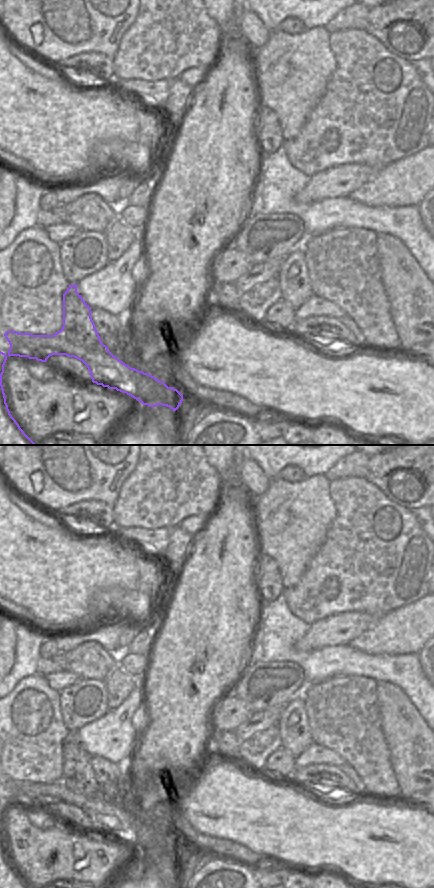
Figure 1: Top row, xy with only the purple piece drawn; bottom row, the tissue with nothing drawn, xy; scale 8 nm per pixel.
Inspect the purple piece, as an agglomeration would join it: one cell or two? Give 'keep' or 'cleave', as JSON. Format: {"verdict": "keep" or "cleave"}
{"verdict": "cleave"}

